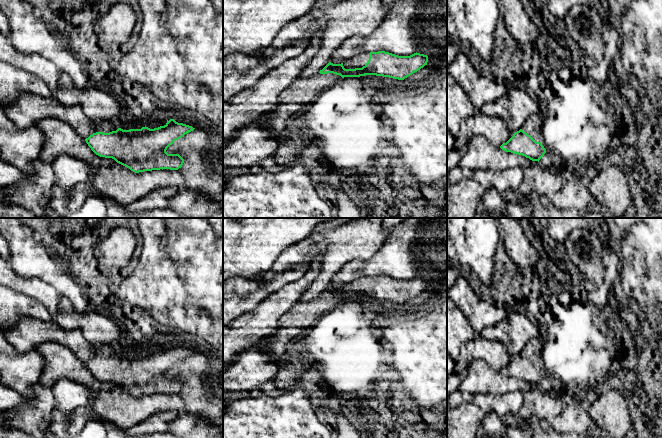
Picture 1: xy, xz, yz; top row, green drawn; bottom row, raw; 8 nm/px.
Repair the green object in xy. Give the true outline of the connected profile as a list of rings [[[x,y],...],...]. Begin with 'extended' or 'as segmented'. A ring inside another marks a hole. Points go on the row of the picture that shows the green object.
extended | [[[174,119],[158,128],[145,126],[130,130],[119,128],[115,121],[93,122],[94,133],[85,139],[91,150],[100,157],[114,159],[135,173],[181,168],[184,159],[179,154],[168,154],[166,150],[195,129]]]

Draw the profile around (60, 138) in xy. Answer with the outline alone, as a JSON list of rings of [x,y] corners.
[[[45,118],[35,126],[44,134],[44,146],[39,160],[53,162],[60,155],[68,155],[87,162],[94,167],[110,167],[117,163],[112,158],[96,155],[68,123],[57,118]]]

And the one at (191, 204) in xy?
[[[186,187],[178,189],[168,208],[185,218],[209,218],[215,211],[223,211],[223,206],[218,206],[204,194]]]

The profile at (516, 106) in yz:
[[[512,84],[509,90],[495,102],[484,104],[480,112],[502,119],[512,132],[522,129],[524,123],[532,116],[544,109],[542,98],[532,90],[521,90]]]

